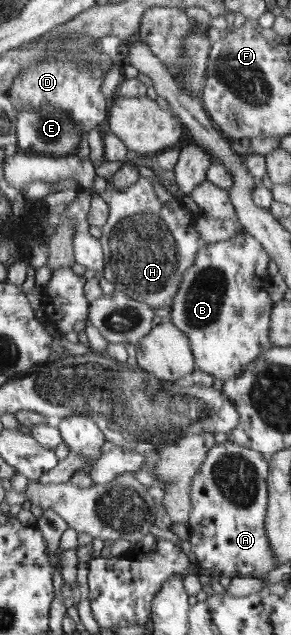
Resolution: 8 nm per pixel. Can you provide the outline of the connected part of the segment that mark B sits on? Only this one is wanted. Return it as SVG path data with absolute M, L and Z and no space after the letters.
M242 231L228 240L212 242L200 249L194 265L180 281L180 289L174 297L174 304L170 306L170 321L190 338L197 369L216 380L227 382L240 376L248 366L274 347L270 339L270 326L275 303L270 300L268 291L273 289L275 282L268 274L270 260L272 256L263 244L250 233Z

